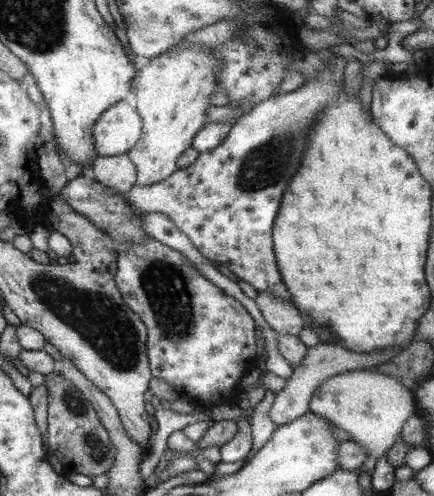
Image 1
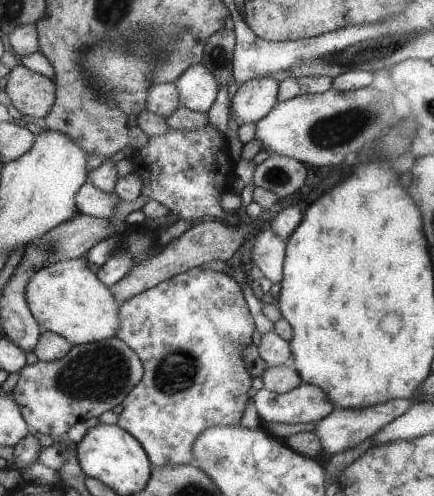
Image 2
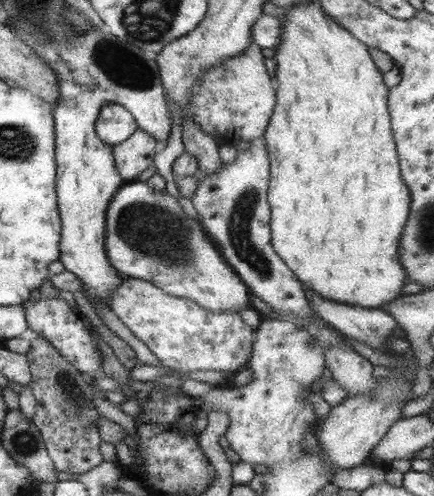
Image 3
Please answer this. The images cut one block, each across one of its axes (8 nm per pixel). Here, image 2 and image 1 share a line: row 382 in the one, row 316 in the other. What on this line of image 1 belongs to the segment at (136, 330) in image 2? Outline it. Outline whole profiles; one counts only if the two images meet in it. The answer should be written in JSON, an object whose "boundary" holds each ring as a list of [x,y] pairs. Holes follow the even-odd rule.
{"boundary":[[[145,236],[145,242],[133,246],[117,246],[117,272],[115,286],[123,298],[123,304],[145,324],[147,328],[147,360],[151,376],[165,380],[177,394],[185,394],[195,406],[221,406],[237,404],[235,386],[255,366],[255,320],[247,310],[227,296],[213,282],[203,278],[193,264],[179,252]]]}

